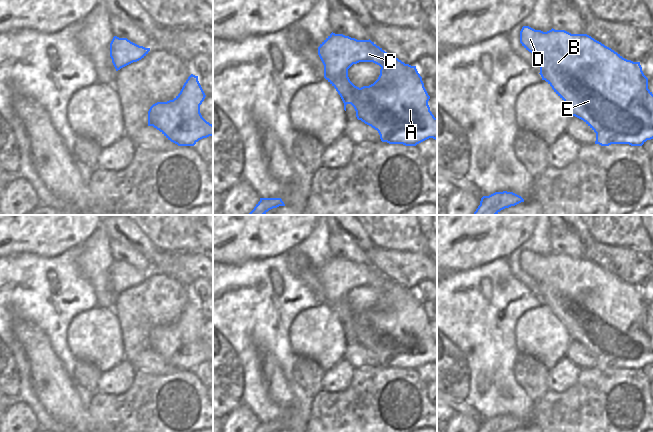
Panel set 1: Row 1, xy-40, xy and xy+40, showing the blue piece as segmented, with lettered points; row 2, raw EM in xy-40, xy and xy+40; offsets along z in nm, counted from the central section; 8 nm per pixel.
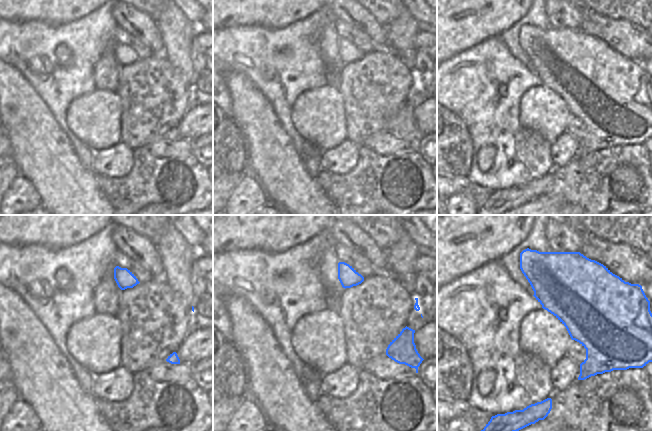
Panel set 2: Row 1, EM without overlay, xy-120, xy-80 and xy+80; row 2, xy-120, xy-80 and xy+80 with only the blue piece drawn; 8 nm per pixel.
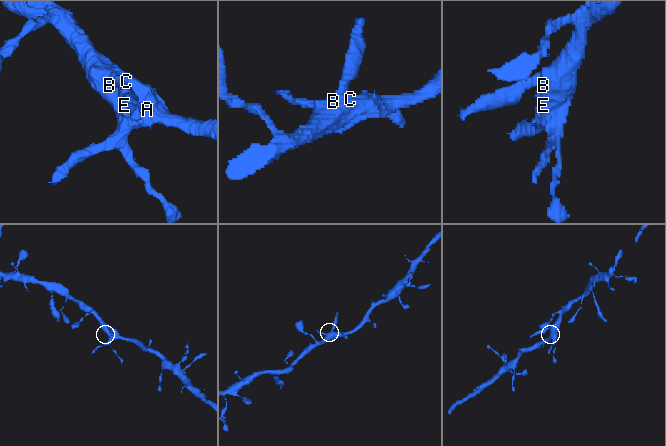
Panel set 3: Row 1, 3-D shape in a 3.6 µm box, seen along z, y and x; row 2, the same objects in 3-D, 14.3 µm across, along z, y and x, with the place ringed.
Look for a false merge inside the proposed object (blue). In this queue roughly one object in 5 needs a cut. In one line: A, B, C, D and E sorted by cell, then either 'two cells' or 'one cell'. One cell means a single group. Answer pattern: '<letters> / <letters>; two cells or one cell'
A B C D E; one cell

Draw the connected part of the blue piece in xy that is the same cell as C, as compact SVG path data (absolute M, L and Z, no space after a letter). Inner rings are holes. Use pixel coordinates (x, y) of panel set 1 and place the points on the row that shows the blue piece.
M333 32L318 47L318 55L324 65L324 78L340 95L344 103L344 110L346 111L347 104L351 104L356 111L357 119L377 130L382 142L416 146L429 138L437 140L437 118L430 111L428 105L430 96L424 87L422 77L416 66L405 64L395 56L385 52L370 39L357 40ZM359 62L373 62L381 67L380 75L373 84L359 88L350 81L348 69Z

